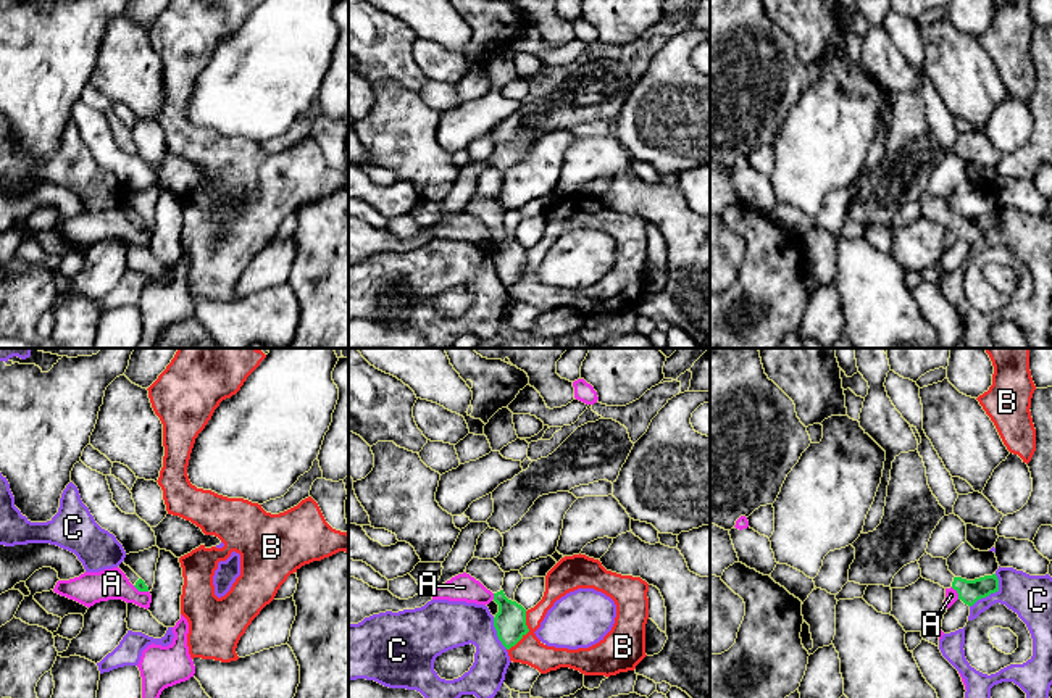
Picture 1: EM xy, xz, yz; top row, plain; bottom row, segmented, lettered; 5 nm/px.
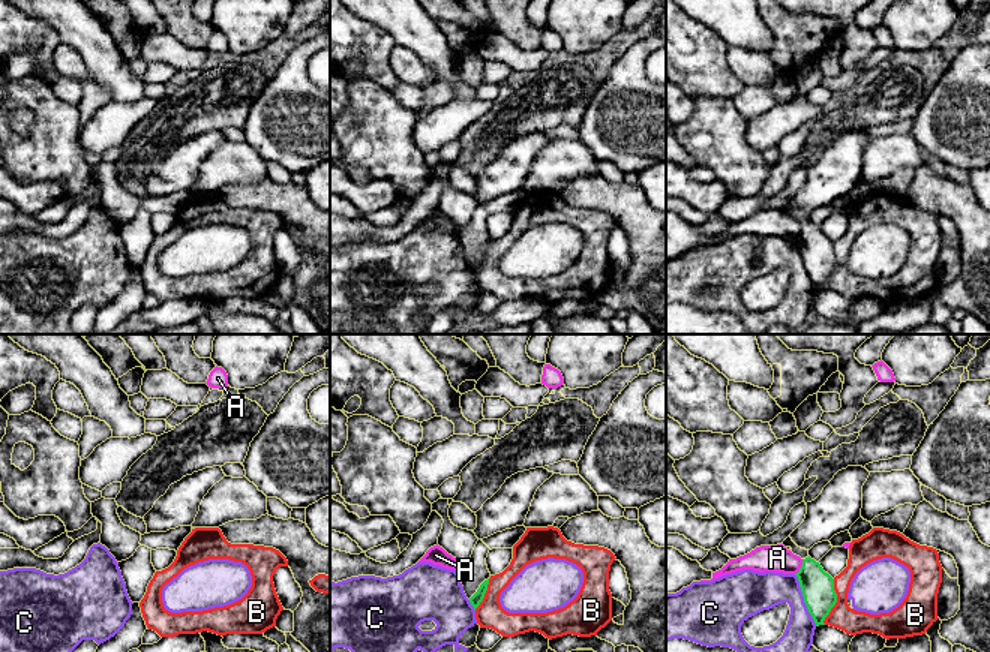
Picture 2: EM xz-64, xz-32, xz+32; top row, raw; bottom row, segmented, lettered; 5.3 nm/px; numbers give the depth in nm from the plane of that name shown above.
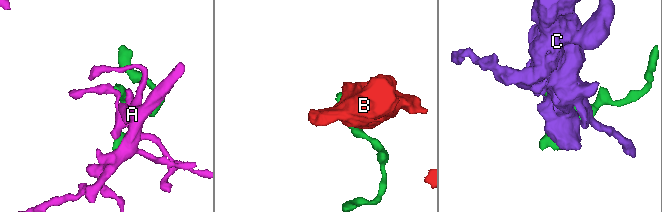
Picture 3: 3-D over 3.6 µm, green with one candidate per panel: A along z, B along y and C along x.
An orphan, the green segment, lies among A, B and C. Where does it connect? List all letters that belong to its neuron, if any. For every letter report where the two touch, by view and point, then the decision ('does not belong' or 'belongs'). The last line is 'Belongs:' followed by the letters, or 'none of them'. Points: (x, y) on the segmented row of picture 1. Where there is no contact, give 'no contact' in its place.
A: yz (957, 592) | does not belong
B: xz (526, 632) | does not belong
C: yz (991, 592) | does not belong
Belongs: none of them

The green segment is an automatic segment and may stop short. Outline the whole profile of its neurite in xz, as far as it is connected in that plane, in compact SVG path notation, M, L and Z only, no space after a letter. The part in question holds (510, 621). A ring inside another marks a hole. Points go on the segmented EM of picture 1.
M473 558L465 572L494 593L494 601L499 605L494 627L502 645L510 650L529 629L526 625L526 609L516 601L508 600L502 590L505 572L494 559L479 558Z

